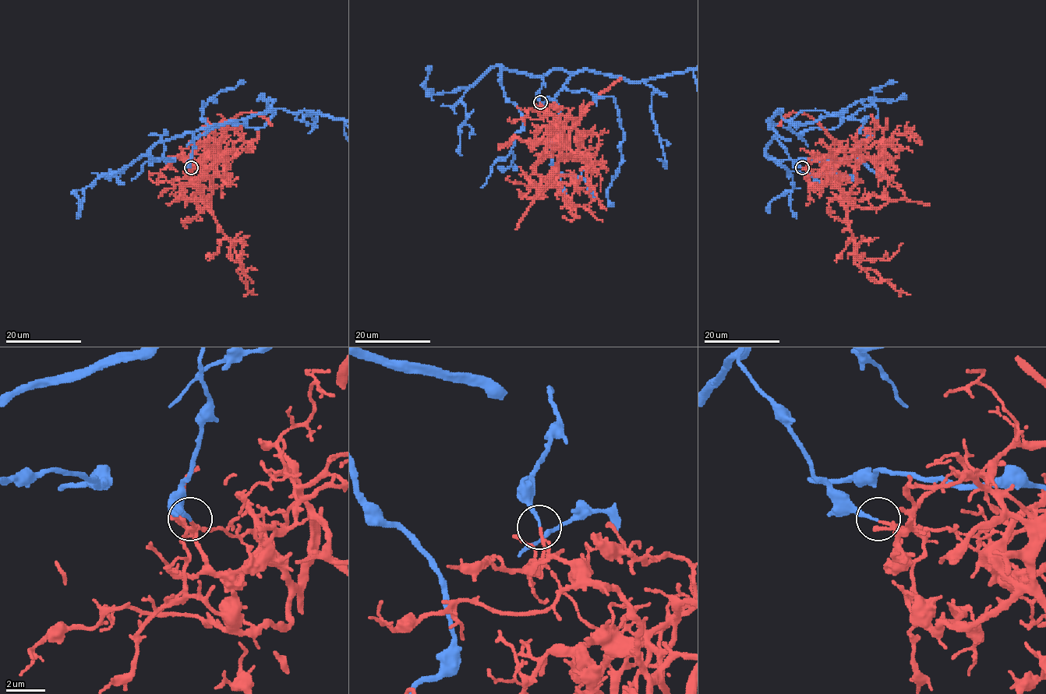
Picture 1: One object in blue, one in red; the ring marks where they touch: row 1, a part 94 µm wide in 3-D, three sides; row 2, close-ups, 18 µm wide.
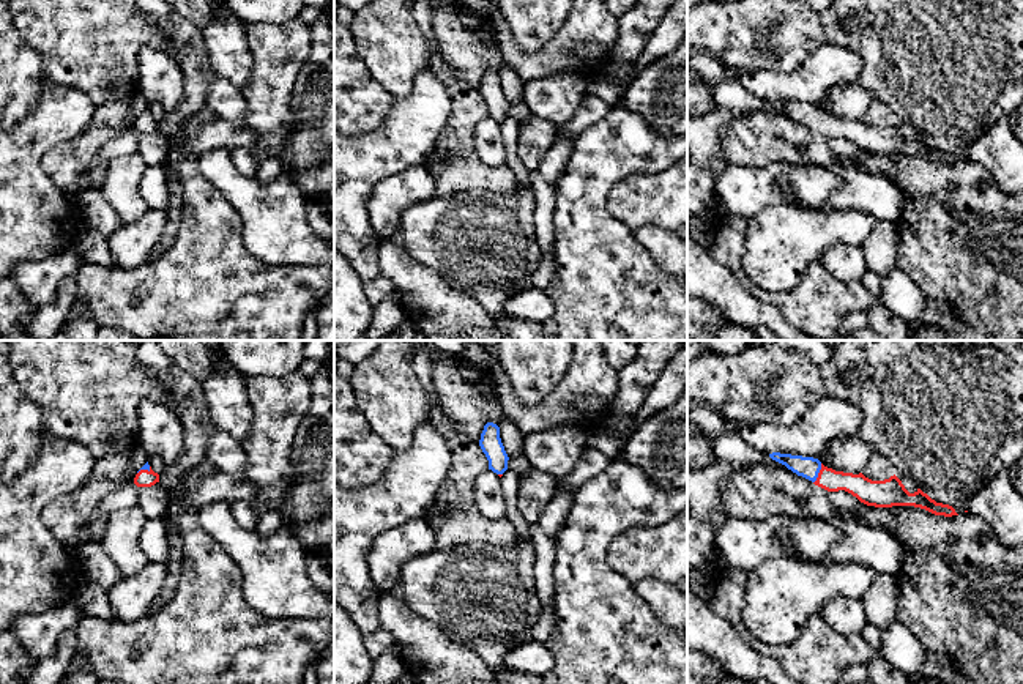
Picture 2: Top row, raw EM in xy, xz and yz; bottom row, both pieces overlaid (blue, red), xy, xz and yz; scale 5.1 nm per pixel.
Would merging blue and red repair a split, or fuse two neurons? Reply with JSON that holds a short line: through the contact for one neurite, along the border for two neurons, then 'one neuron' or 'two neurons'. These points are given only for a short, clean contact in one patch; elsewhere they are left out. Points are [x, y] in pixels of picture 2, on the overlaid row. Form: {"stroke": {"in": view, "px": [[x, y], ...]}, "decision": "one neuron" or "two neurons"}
{"decision": "two neurons"}

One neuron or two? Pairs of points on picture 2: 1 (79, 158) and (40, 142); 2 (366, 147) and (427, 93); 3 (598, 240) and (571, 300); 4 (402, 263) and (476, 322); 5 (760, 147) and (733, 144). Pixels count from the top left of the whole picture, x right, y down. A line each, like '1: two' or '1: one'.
1: two
2: one
3: one
4: one
5: one

